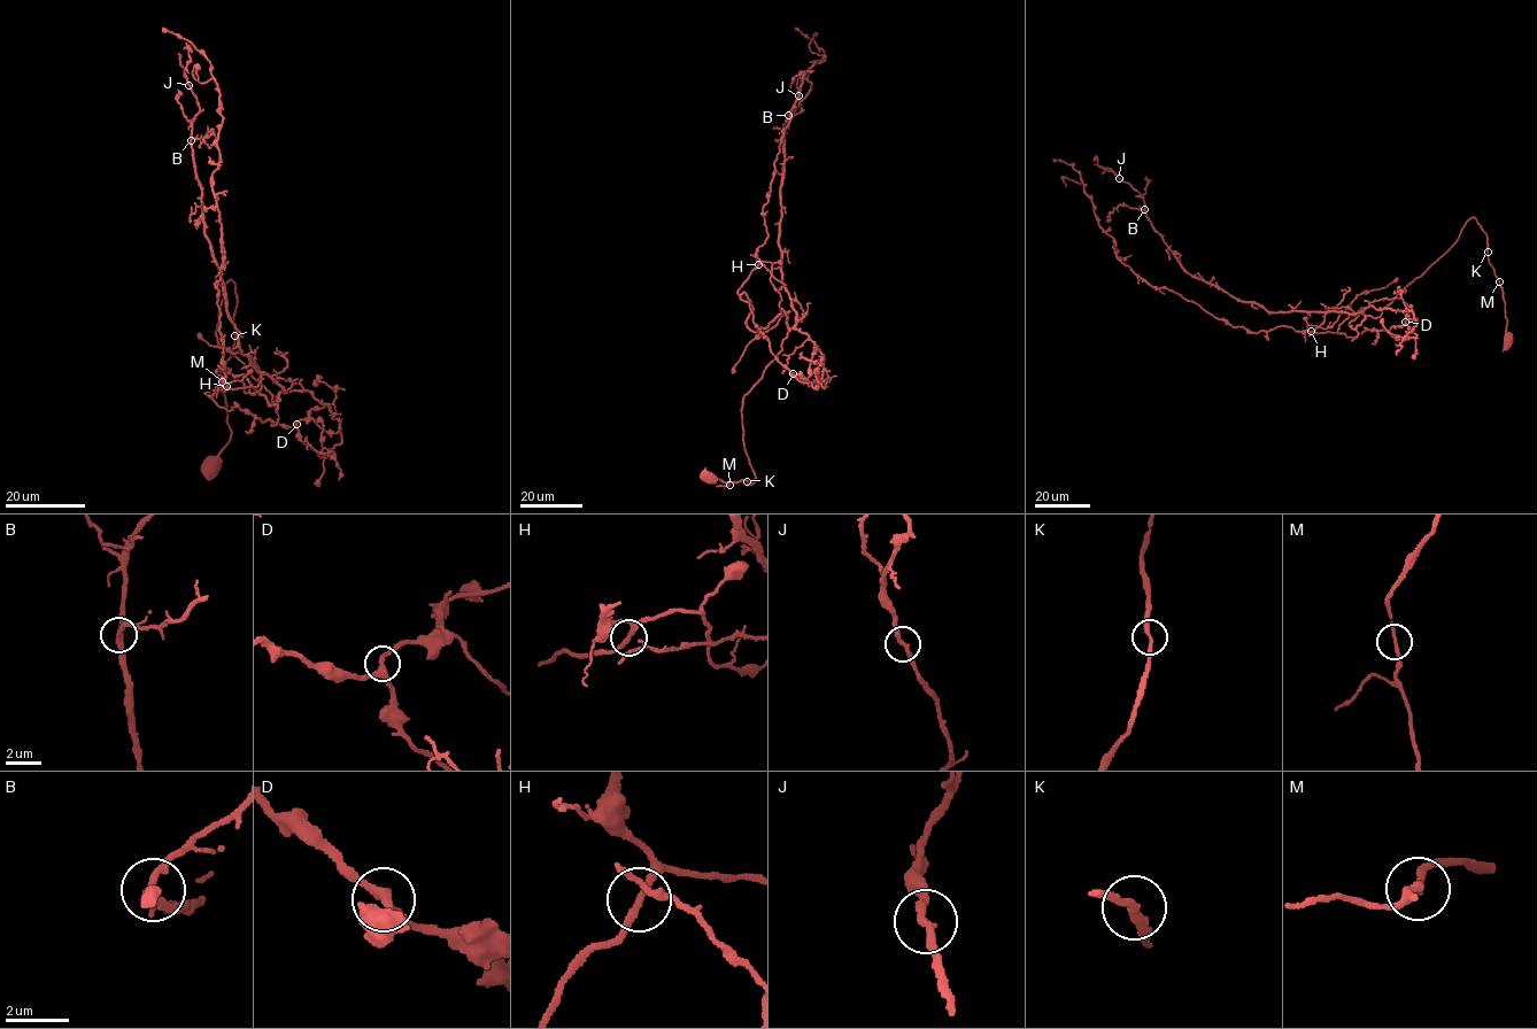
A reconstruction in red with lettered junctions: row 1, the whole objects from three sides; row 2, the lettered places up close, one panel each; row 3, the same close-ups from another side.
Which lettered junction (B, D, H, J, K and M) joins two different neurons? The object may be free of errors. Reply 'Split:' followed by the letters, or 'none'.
Split: none

